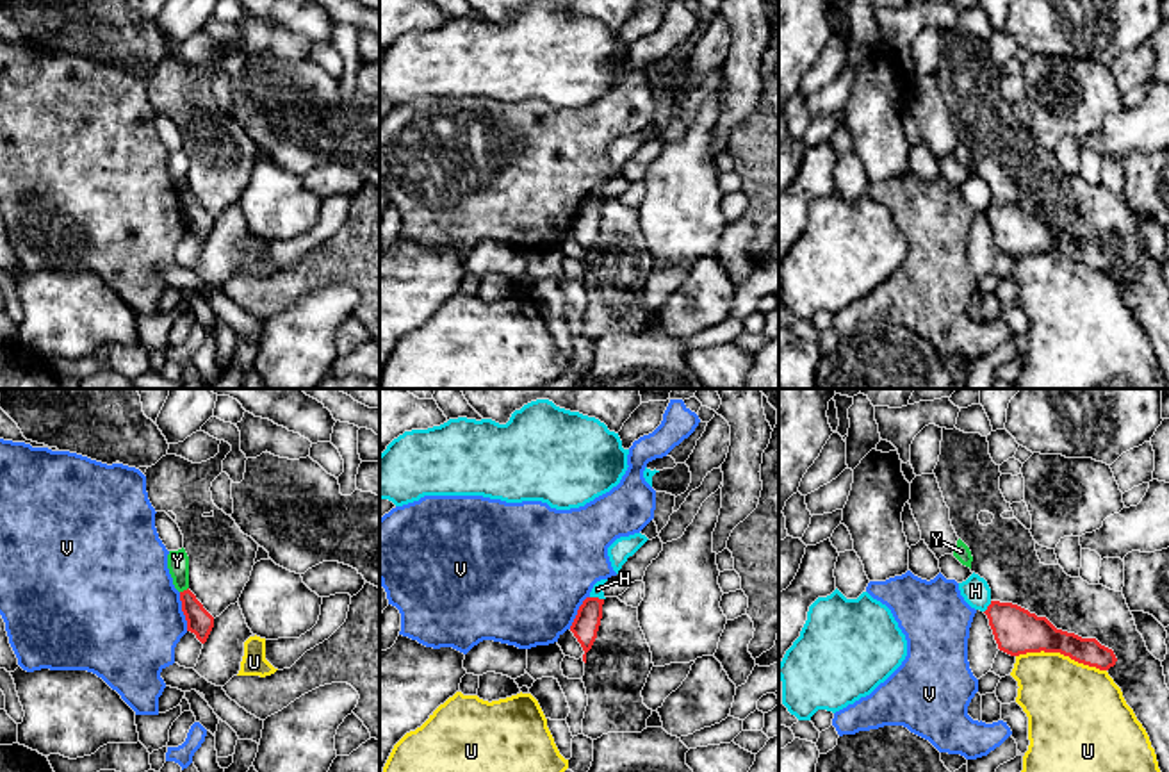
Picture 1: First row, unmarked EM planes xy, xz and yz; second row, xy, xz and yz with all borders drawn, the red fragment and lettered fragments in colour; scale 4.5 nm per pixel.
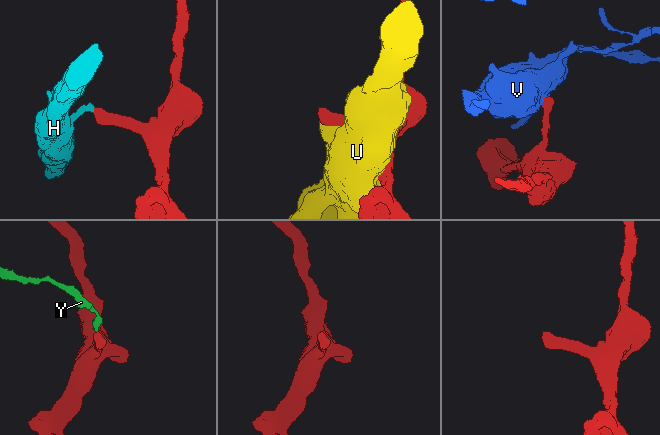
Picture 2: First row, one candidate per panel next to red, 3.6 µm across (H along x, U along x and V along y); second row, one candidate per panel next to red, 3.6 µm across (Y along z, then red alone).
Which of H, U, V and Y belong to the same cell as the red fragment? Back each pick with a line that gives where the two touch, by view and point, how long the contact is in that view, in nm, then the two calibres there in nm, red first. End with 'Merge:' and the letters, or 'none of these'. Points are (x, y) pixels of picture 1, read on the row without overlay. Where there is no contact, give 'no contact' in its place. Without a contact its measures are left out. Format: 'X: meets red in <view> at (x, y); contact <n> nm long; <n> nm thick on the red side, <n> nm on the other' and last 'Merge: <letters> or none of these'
Merge: none of these

